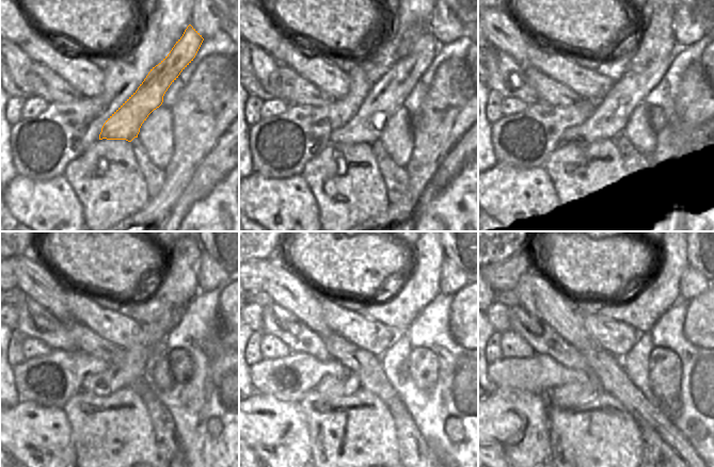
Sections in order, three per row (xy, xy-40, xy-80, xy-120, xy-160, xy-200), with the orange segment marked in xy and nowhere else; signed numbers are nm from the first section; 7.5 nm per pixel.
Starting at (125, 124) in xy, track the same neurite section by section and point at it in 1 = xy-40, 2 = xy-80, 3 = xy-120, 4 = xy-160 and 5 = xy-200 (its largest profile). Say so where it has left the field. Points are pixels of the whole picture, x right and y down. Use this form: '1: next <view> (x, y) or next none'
1: next xy-40 (389, 94)
2: next xy-80 (611, 115)
3: next xy-120 (128, 365)
4: next xy-160 (330, 386)
5: next xy-200 (572, 395)

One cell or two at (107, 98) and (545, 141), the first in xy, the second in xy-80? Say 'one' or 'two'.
one

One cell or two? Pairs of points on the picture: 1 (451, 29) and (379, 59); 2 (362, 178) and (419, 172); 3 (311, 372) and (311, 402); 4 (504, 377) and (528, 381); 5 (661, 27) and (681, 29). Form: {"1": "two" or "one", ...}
{"1": "two", "2": "two", "3": "two", "4": "one", "5": "two"}

